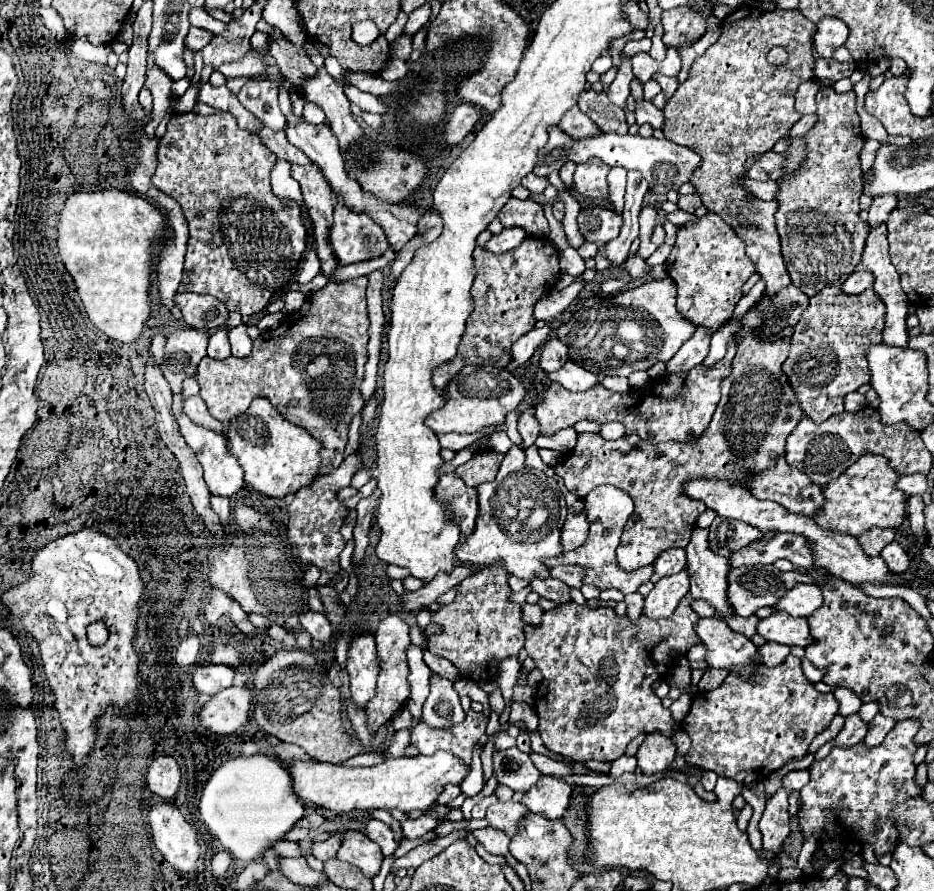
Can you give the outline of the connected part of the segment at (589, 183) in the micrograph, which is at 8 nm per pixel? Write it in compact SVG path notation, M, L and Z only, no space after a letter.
M590 159L586 163L578 163L574 173L574 189L590 199L604 199L608 197L608 177L610 165L602 163L600 159Z

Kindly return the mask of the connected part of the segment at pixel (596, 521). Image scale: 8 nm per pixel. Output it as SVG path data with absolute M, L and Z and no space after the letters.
M602 485L602 487L596 487L594 491L590 491L590 495L584 499L584 507L586 507L588 521L590 521L590 533L588 533L586 543L582 547L578 547L576 551L562 553L562 555L558 555L558 559L550 559L550 567L556 567L556 565L584 565L588 569L584 583L590 583L598 589L618 589L624 595L638 591L638 587L652 577L654 567L624 571L624 569L620 569L618 559L616 559L616 543L618 543L618 539L622 535L622 529L624 529L628 517L632 515L632 509L634 509L632 499L616 487Z

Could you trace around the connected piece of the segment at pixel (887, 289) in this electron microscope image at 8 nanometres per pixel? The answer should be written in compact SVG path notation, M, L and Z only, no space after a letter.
M878 225L876 229L872 229L868 233L866 239L866 247L862 251L862 259L856 265L856 269L868 269L874 275L874 291L882 297L882 301L886 303L886 327L884 327L884 341L890 345L898 345L898 347L906 347L908 343L908 329L906 329L906 315L908 315L908 297L900 287L900 279L898 273L894 269L894 265L890 263L890 255L888 255L888 239L886 239L886 225Z

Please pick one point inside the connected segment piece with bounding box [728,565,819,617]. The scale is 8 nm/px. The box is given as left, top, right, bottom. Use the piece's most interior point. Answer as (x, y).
(749, 588)

